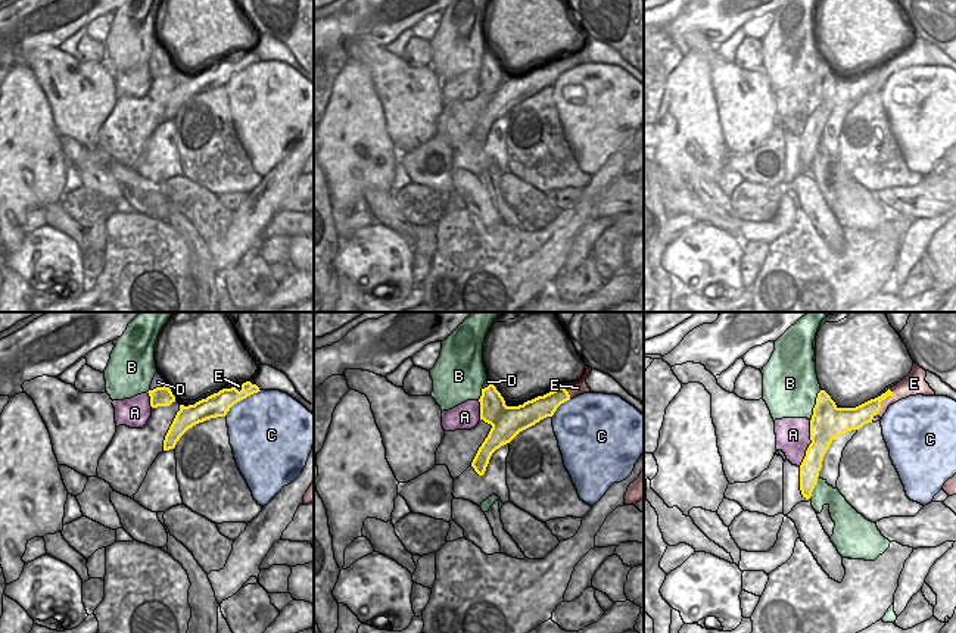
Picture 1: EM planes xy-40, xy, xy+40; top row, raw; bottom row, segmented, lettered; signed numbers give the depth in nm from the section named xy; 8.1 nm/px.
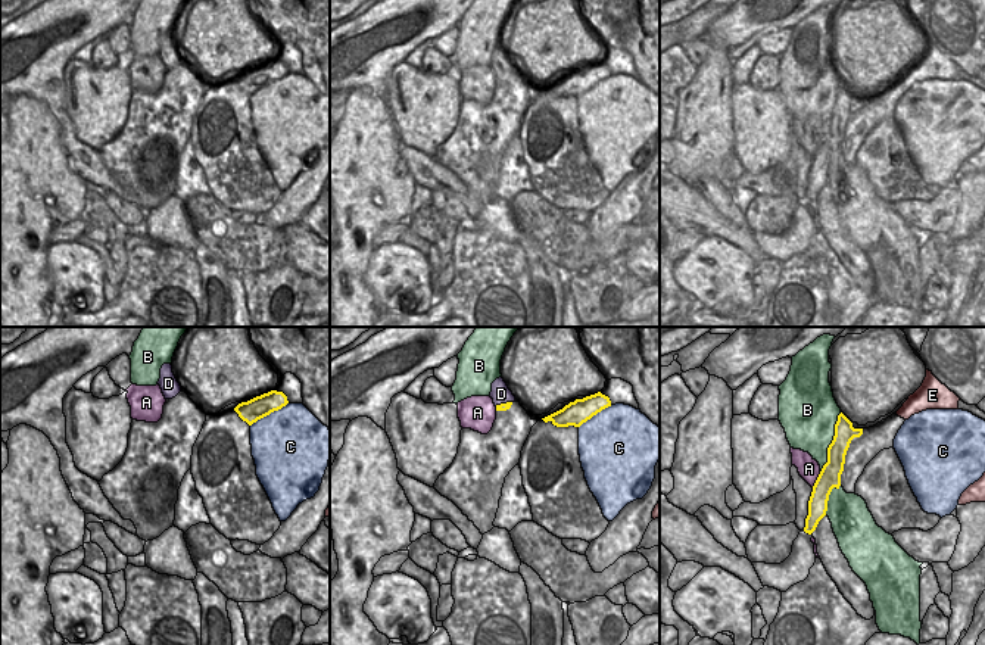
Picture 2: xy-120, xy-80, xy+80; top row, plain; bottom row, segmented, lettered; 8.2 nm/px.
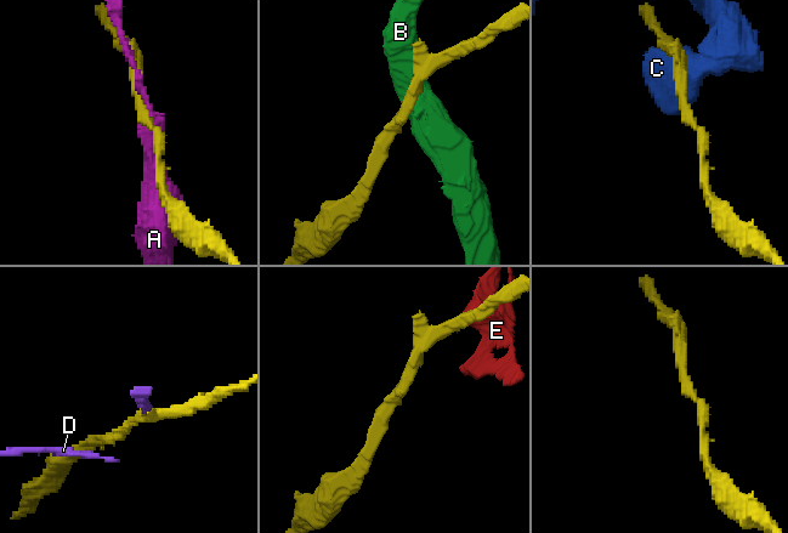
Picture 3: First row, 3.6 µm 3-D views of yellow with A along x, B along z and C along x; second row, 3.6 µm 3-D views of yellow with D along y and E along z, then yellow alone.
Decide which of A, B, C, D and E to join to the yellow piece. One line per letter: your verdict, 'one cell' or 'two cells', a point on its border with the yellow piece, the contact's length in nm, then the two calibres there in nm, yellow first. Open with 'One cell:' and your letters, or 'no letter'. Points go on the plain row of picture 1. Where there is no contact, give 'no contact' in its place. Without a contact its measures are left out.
One cell: no letter
A: two cells | xy+40 (810, 114) | 400 nm | 280/280 nm
B: two cells | xy+40 (815, 75) | 280 nm | 280/460 nm
C: two cells | xy-40 (242, 69) | 380 nm | 190/500 nm
D: two cells | xy-40 (158, 58) | 150 nm | 170/100 nm
E: two cells | xy+40 (881, 71) | 280 nm | 170/150 nm

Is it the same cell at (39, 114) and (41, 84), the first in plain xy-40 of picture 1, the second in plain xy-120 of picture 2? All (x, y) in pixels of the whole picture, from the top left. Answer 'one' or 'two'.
two

